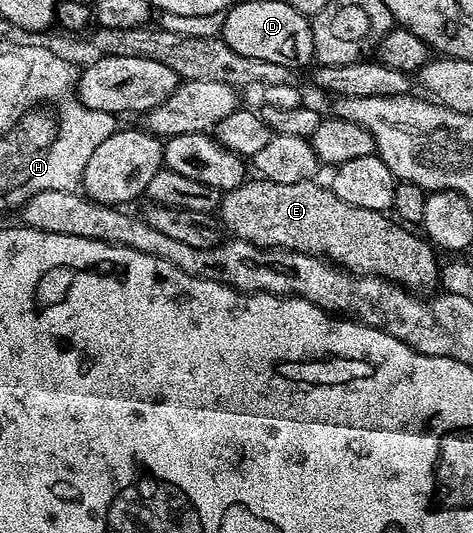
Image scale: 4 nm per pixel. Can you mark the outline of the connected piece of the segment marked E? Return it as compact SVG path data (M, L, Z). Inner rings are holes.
M245 180L244 184L221 196L218 217L223 228L232 232L229 234L233 238L260 245L263 249L293 249L299 253L309 253L361 277L382 277L385 281L395 281L413 293L423 294L437 288L441 272L436 265L437 250L419 232L405 227L387 212L350 207L350 203L338 199L327 184L316 185L315 180L302 183L255 180Z

